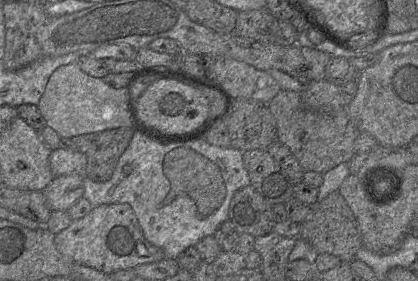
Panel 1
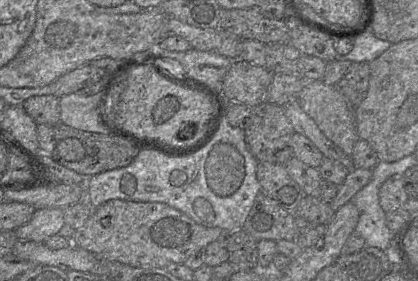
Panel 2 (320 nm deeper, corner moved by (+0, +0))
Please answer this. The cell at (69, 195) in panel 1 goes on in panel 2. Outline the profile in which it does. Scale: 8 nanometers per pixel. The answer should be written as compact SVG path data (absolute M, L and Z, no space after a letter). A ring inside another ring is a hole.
M39 208L26 224L14 230L14 235L18 240L44 243L50 236L58 234L64 224L63 208Z

